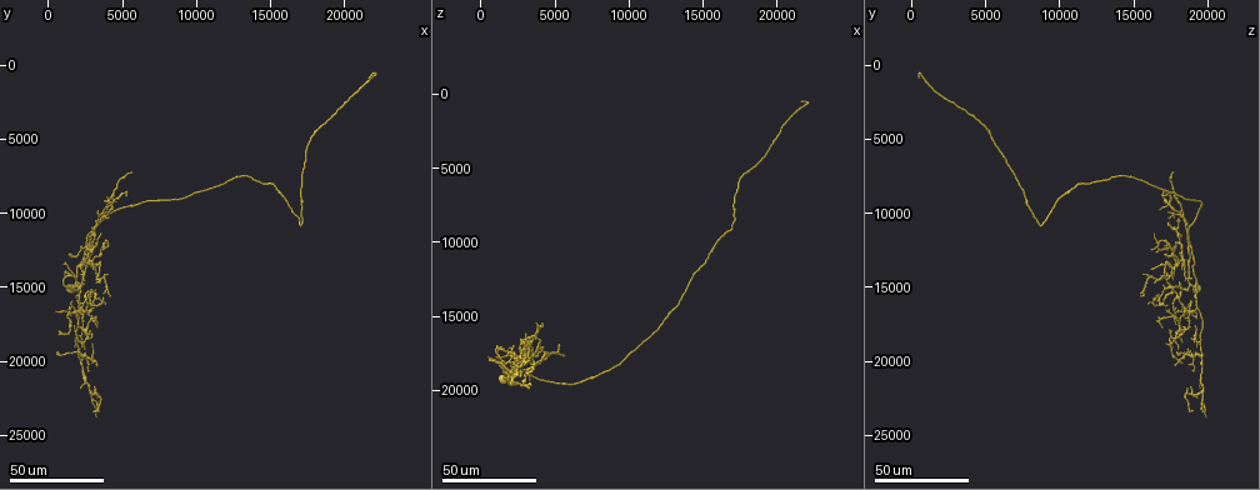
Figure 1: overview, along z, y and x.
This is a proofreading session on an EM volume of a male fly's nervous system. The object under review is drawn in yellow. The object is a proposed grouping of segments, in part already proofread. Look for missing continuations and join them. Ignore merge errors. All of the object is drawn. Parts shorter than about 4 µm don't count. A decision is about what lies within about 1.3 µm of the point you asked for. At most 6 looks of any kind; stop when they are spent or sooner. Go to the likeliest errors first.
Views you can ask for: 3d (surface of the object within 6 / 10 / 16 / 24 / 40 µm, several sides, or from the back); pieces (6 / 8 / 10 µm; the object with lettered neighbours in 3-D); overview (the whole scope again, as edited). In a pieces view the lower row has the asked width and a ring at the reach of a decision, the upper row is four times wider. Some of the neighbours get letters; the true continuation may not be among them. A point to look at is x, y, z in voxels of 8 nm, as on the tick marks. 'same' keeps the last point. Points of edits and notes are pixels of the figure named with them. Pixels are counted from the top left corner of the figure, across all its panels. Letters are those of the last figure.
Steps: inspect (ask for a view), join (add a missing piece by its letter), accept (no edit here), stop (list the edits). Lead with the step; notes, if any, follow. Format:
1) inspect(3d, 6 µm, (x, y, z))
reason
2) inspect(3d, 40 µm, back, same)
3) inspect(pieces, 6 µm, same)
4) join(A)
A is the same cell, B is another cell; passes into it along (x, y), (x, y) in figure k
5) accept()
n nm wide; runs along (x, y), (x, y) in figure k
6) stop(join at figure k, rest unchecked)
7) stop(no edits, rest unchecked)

inspect(3d, 40 µm, (21600, 600, 600))
long arm stops here

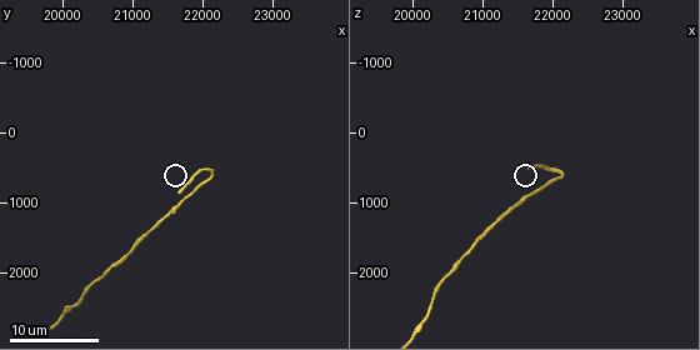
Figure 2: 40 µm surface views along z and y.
inspect(3d, 10 µm, (21650, 850, 500))
zoom in

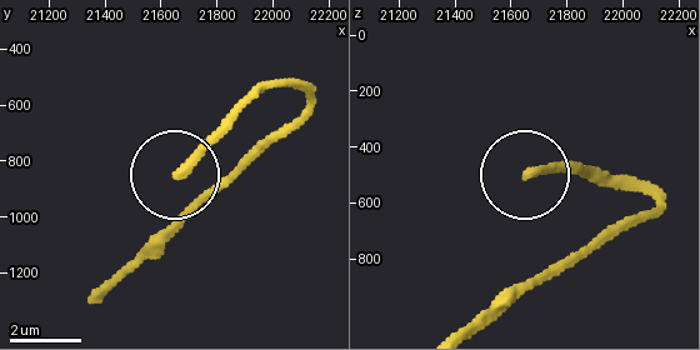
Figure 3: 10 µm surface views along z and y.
inspect(pieces, 8 µm, (21670, 840, 500))

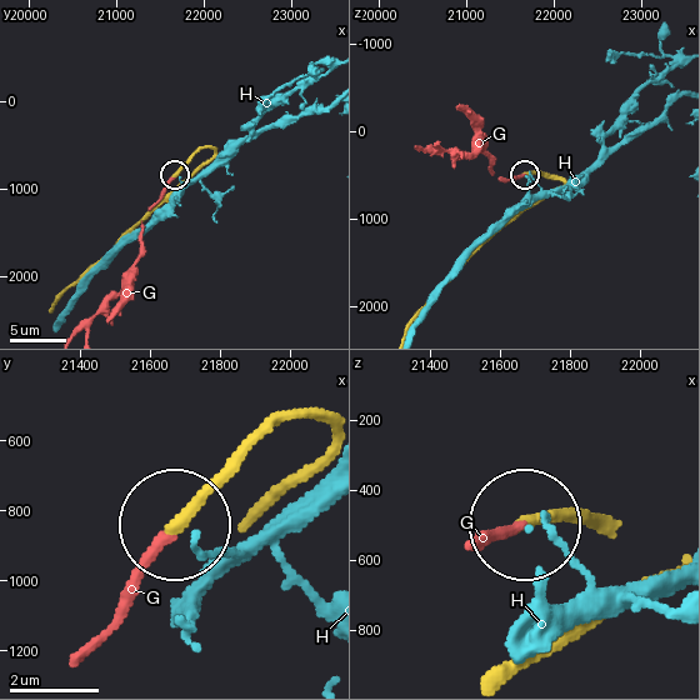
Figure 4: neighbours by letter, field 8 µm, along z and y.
join(G)
G is the same cell, H is another cell; passes into it along (283, 415), (163, 545), (84, 658) in figure 4; it goes on there

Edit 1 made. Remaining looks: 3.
inspect(3d, 40 µm, (2800, 17200, 16600))
branch stops here

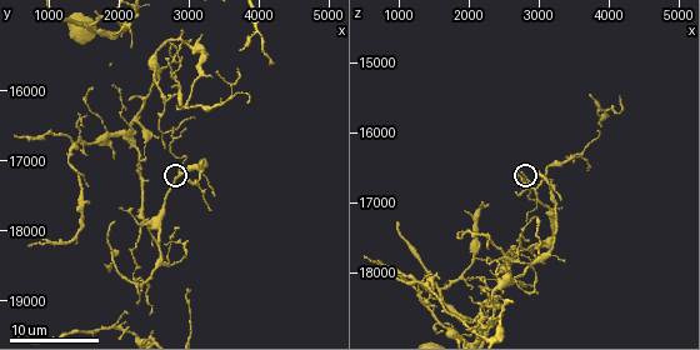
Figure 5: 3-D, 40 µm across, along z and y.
inspect(pieces, 10 µm, (3000, 17300, 16550))
what lies round it

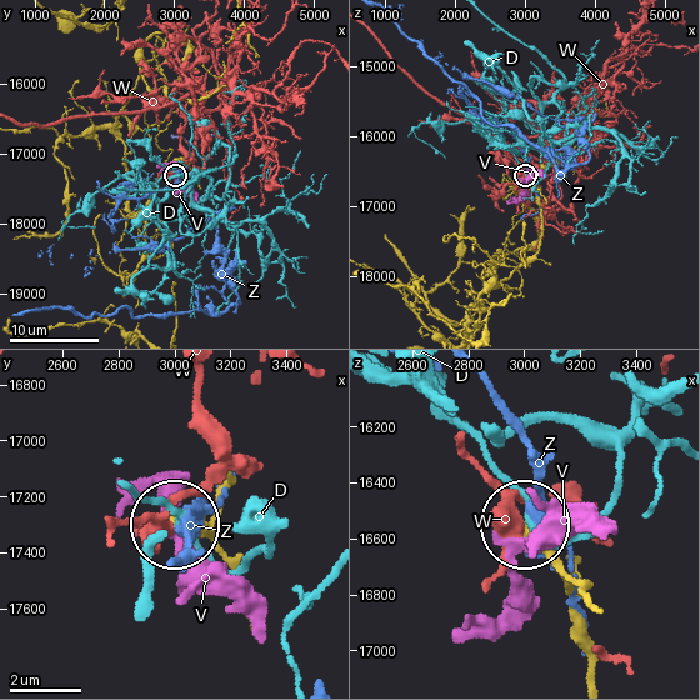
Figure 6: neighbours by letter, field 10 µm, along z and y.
accept()
D, V, W and Z are other cells; none of them fits

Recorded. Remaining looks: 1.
stop(join at figure 4, rest unchecked)

